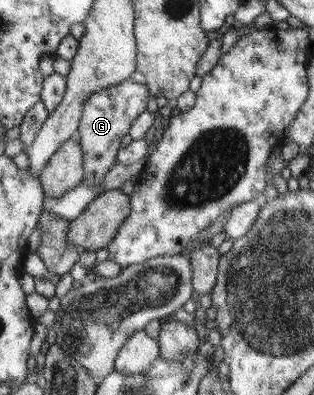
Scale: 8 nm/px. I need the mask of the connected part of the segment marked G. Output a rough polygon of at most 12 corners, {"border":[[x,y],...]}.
{"border":[[146,85],[94,92],[77,132],[83,182],[99,195],[121,138],[147,108]]}

